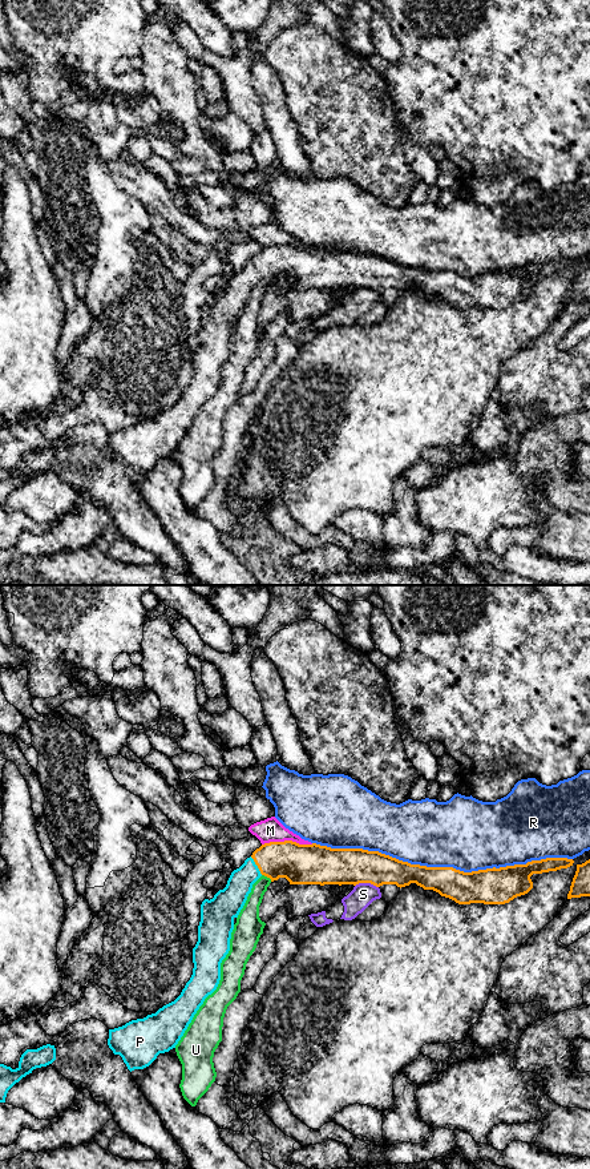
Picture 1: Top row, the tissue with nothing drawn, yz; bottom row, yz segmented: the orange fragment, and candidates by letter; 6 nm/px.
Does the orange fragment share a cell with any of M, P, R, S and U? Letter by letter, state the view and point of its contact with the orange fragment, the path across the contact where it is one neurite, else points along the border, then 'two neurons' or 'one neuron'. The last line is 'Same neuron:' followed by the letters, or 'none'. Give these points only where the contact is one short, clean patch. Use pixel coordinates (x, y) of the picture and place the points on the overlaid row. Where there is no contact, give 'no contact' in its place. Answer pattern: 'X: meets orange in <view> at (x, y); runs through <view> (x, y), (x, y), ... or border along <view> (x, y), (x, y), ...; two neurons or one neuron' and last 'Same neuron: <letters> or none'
M: meets orange in yz at (287, 841); two neurons
P: meets orange in yz at (257, 865); runs through yz (298, 863), (257, 865), (241, 881), (233, 897); one neuron
R: meets orange in yz at (443, 867); two neurons
S: meets orange in yz at (367, 882); two neurons
U: meets orange in yz at (267, 877); border along yz (262, 874), (271, 881); two neurons
Same neuron: P

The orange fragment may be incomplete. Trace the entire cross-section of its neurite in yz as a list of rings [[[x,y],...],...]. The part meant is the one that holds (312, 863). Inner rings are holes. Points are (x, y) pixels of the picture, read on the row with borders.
[[[292,841],[264,843],[256,848],[239,868],[231,872],[223,890],[219,890],[213,899],[205,899],[202,902],[198,942],[193,948],[193,975],[181,995],[174,1001],[159,1008],[155,1013],[109,1029],[108,1045],[114,1055],[122,1057],[130,1072],[149,1067],[159,1053],[175,1048],[205,999],[217,989],[221,980],[221,963],[230,951],[234,919],[238,918],[243,908],[252,884],[262,875],[270,878],[271,882],[286,878],[290,884],[356,886],[359,883],[371,883],[376,887],[396,884],[401,888],[416,883],[424,890],[433,890],[458,904],[505,904],[517,896],[528,894],[533,888],[530,879],[533,874],[567,868],[573,866],[573,863],[574,860],[567,858],[546,858],[532,860],[526,864],[464,872],[453,867],[411,864],[379,851],[363,848],[331,848],[316,843],[299,844]]]

